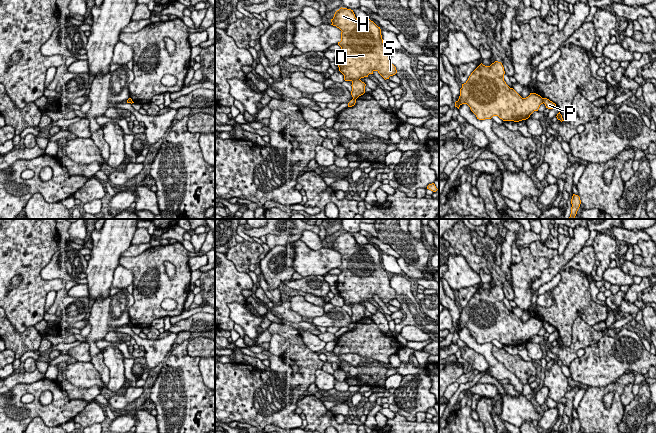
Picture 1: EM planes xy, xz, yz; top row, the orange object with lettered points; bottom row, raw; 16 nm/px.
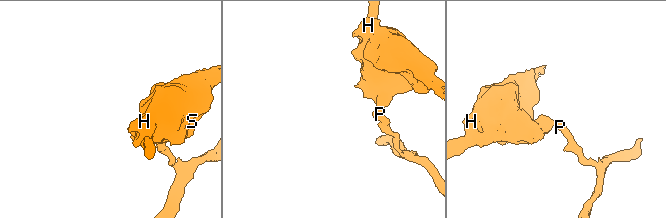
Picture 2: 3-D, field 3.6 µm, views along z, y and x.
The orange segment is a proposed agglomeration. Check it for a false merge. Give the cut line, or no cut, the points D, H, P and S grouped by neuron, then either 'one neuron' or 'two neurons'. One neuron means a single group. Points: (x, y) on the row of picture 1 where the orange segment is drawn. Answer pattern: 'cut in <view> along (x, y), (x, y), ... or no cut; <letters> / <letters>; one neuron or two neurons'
cut in yz along (542, 98), (543, 102); D H S / P; two neurons

